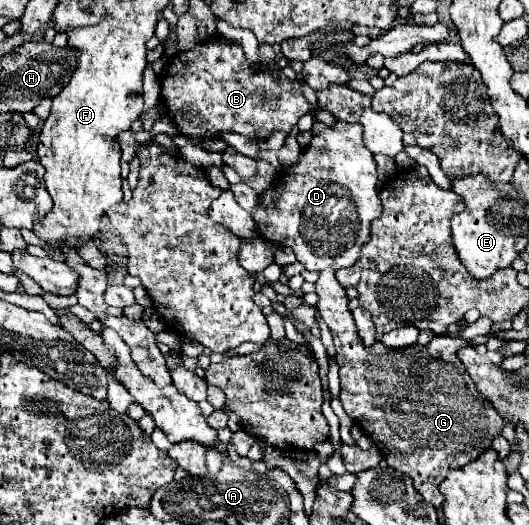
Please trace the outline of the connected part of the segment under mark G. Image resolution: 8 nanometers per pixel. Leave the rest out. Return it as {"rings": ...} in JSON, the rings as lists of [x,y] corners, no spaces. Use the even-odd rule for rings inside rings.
{"rings":[[[325,269],[319,273],[315,283],[315,293],[319,295],[317,309],[323,321],[329,325],[337,349],[339,363],[339,379],[341,379],[341,405],[345,413],[355,419],[363,427],[363,431],[373,439],[379,451],[385,455],[389,467],[395,467],[401,473],[407,473],[413,479],[415,489],[421,497],[439,507],[443,503],[443,495],[439,493],[439,483],[447,477],[451,469],[465,465],[467,455],[479,455],[485,451],[495,435],[501,433],[503,419],[495,411],[495,407],[475,389],[475,383],[467,375],[463,363],[457,357],[457,351],[465,345],[461,337],[445,337],[437,335],[429,345],[411,345],[407,349],[387,349],[383,343],[375,343],[373,347],[365,347],[359,341],[359,333],[355,329],[355,321],[349,311],[349,299],[345,289],[339,285],[335,277],[335,269]]]}

